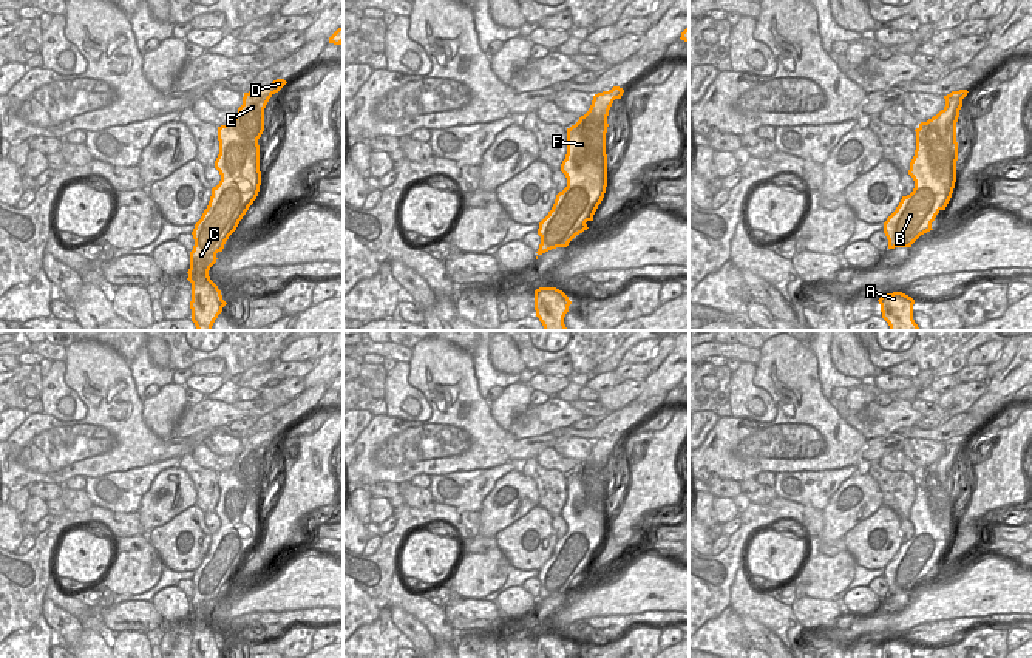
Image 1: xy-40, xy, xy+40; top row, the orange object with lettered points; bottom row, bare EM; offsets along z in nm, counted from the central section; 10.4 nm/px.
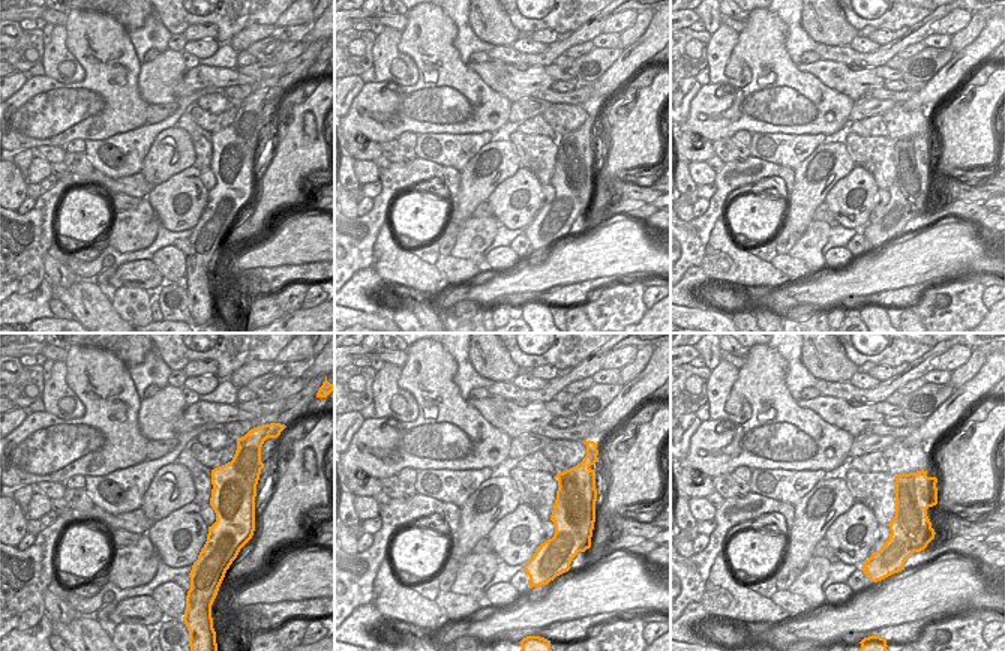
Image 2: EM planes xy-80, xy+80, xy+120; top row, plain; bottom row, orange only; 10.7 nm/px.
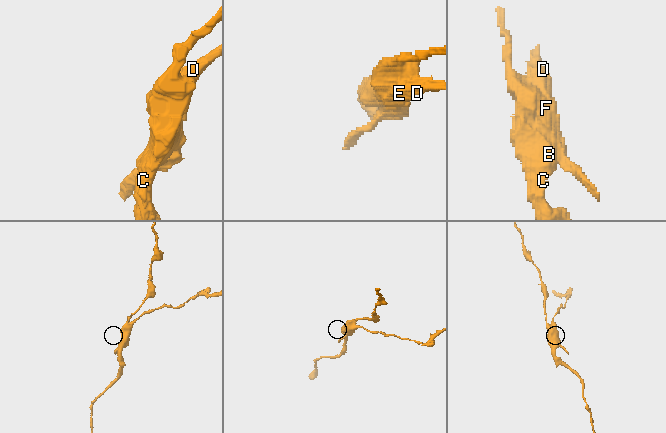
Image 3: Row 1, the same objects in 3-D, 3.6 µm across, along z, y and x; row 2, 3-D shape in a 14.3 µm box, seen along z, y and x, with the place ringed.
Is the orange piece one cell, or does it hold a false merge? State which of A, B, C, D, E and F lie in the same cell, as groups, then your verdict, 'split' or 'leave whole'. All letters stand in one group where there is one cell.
A B C F / D E | split

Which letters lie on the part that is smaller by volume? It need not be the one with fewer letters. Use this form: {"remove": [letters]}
{"remove": ["D", "E"]}

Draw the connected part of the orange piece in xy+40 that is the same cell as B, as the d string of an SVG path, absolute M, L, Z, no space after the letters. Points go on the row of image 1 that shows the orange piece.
M916 134L916 150L910 162L908 175L915 181L910 195L902 196L896 210L884 222L888 249L911 247L924 233L933 230L932 222L945 207L941 202L944 192L950 188L950 175L935 176L925 144Z

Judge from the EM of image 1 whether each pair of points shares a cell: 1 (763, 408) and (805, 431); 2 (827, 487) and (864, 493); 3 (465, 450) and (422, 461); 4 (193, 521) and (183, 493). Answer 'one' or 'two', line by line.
1: two
2: two
3: one
4: two

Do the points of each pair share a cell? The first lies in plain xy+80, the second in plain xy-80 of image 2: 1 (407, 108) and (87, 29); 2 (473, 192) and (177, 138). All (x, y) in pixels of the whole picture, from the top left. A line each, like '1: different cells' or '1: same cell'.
1: same cell
2: same cell

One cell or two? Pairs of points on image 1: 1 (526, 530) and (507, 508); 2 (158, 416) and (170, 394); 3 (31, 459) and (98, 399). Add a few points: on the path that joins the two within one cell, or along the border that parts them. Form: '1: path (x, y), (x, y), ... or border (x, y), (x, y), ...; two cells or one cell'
1: border (536, 504), (493, 536); two cells
2: path (162, 411), (170, 399); one cell
3: path (51, 450), (62, 450), (93, 419); one cell

